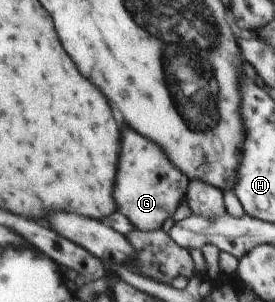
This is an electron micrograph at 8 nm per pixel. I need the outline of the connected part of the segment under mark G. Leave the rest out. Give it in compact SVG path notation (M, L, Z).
M130 129L124 131L114 199L117 211L125 215L136 229L166 228L177 207L185 201L188 186L189 179L170 159L166 159L163 149Z

